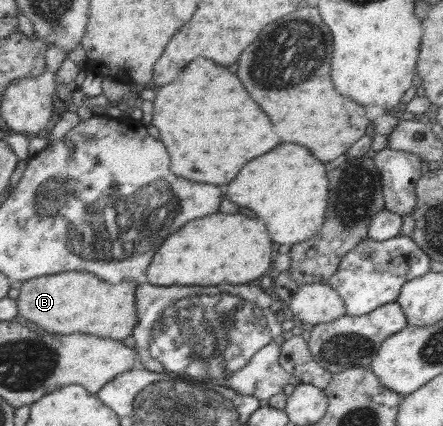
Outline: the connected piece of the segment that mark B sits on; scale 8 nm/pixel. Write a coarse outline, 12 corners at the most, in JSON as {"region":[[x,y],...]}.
{"region":[[84,271],[22,283],[18,314],[44,331],[132,335],[136,280]]}

